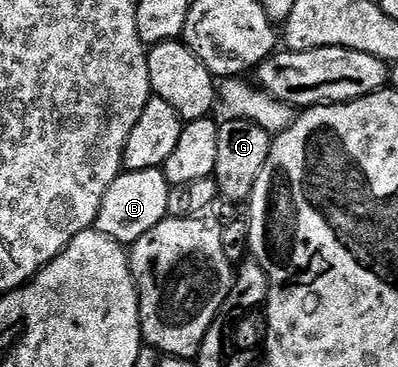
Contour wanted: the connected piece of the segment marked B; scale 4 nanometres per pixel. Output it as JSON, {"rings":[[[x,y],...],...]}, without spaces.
{"rings":[[[163,168],[121,172],[120,176],[114,179],[114,183],[110,183],[110,187],[103,190],[102,196],[104,198],[101,199],[100,205],[98,201],[98,208],[94,213],[96,232],[120,242],[125,247],[131,247],[138,239],[142,239],[142,235],[146,235],[146,231],[153,229],[158,223],[162,223],[168,216],[169,188],[169,183],[164,178]]]}

